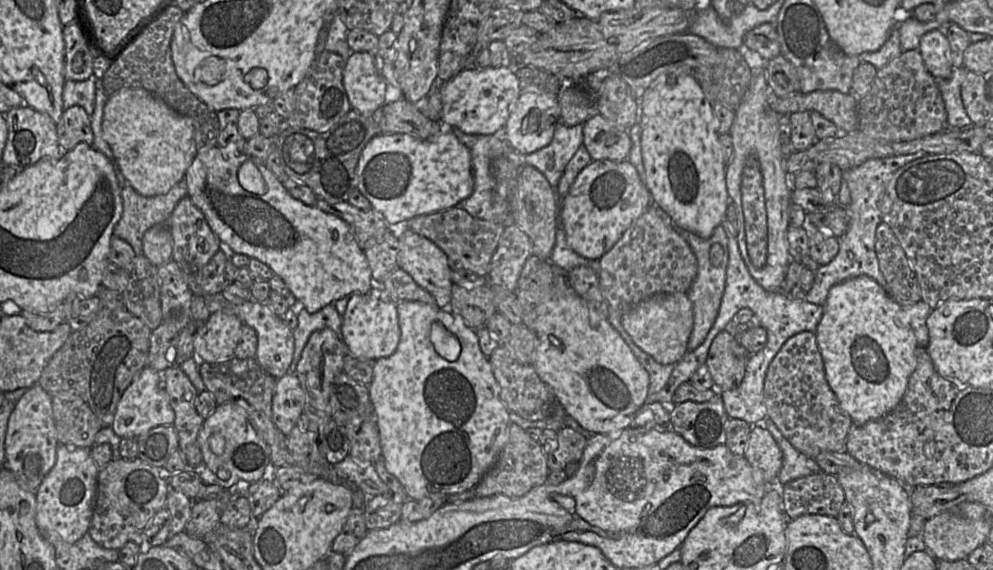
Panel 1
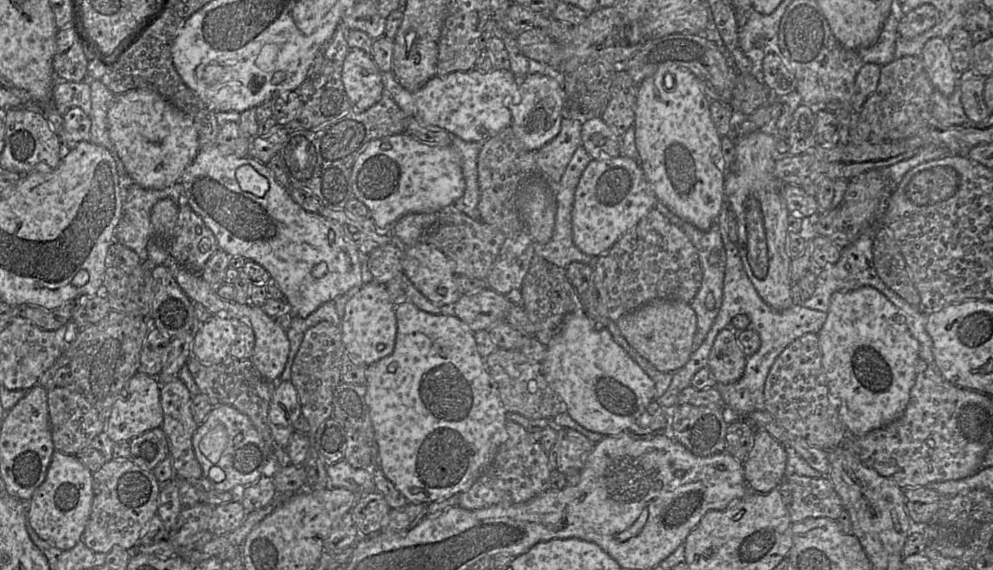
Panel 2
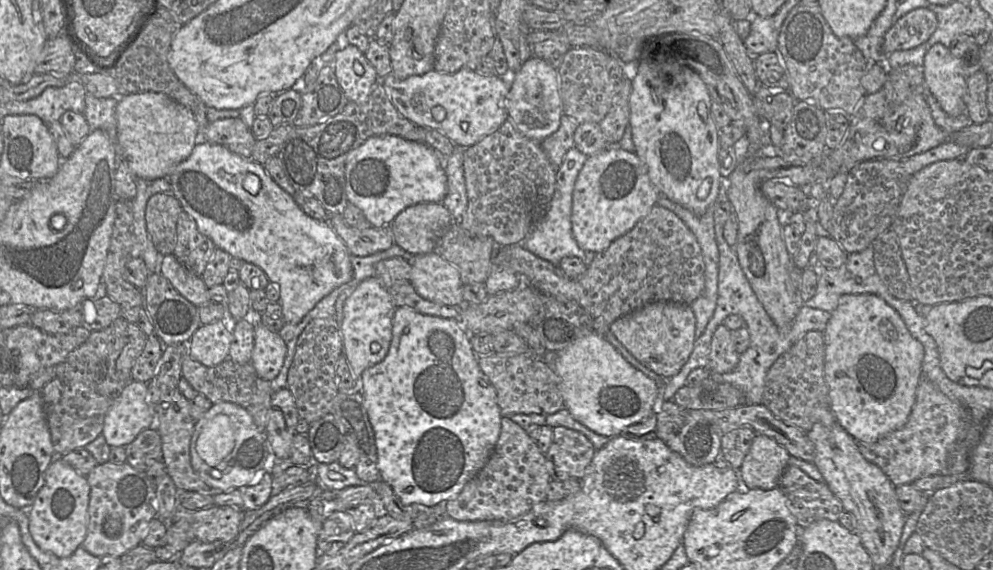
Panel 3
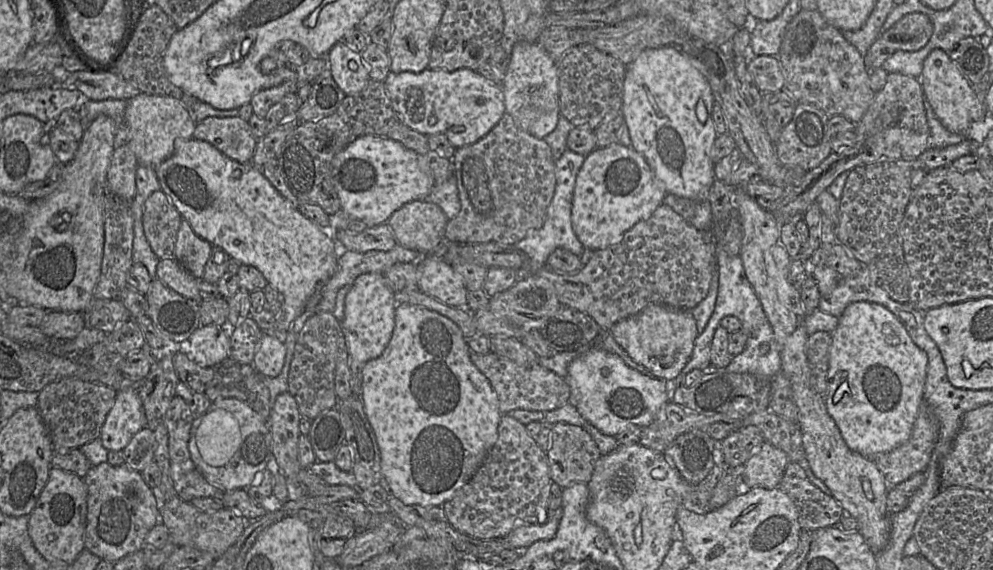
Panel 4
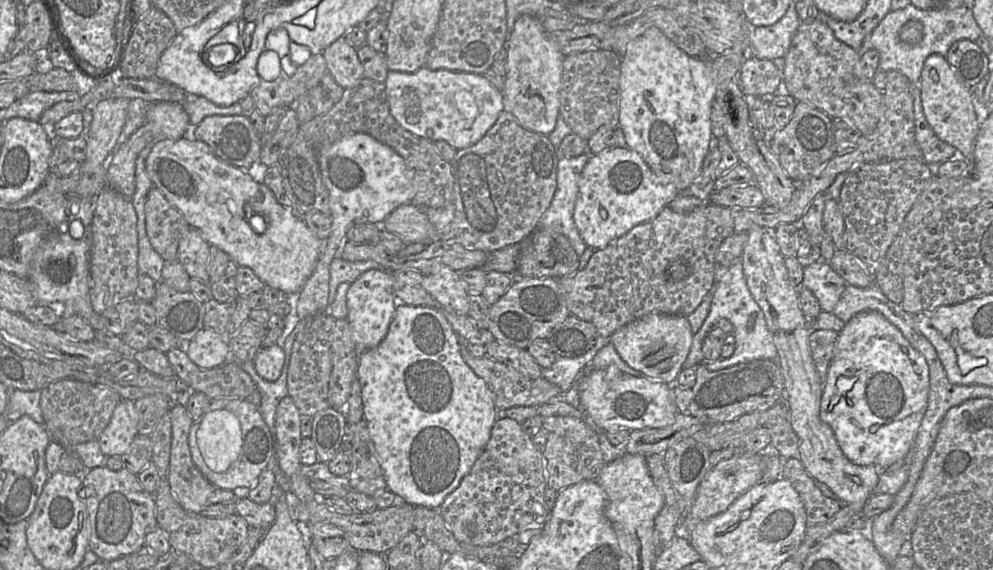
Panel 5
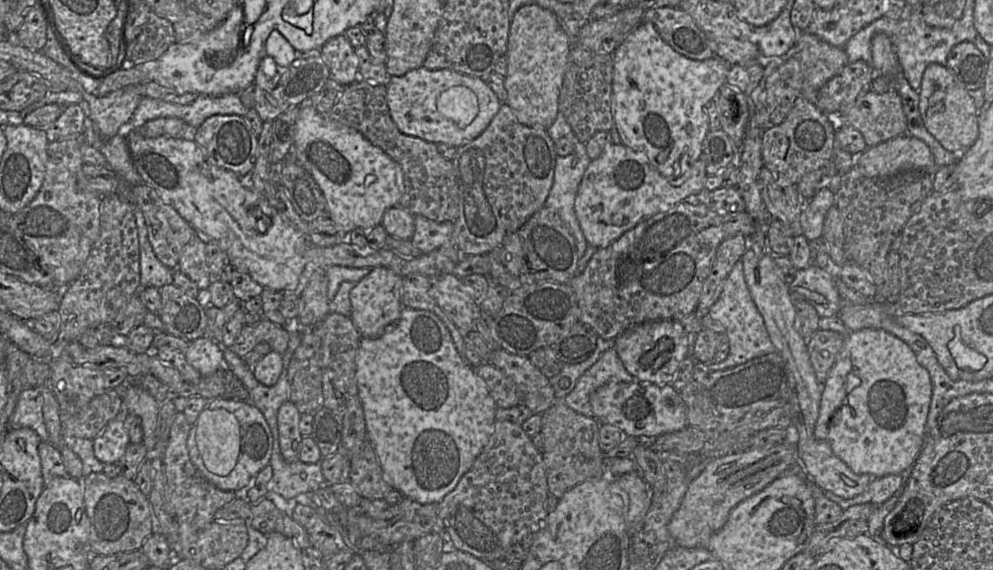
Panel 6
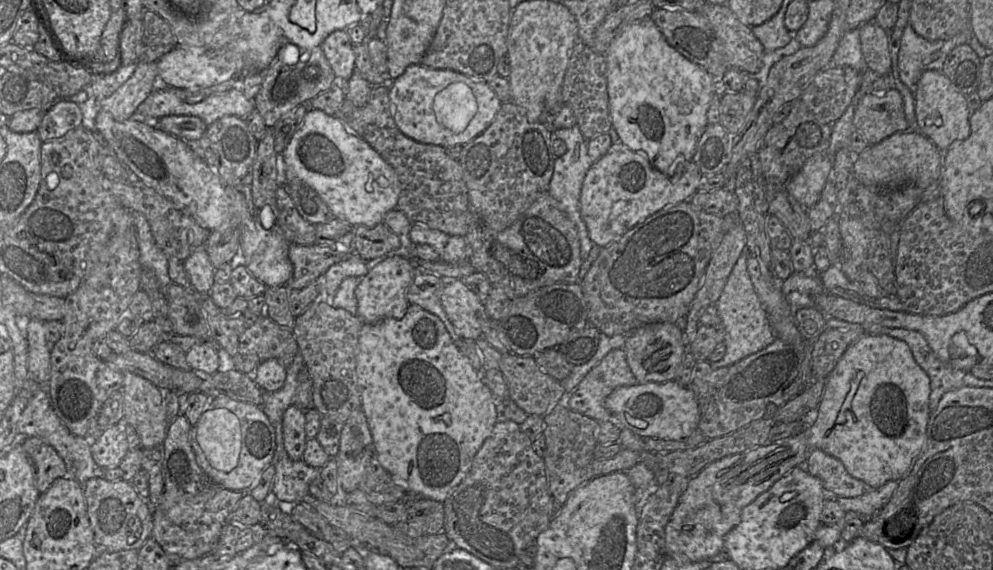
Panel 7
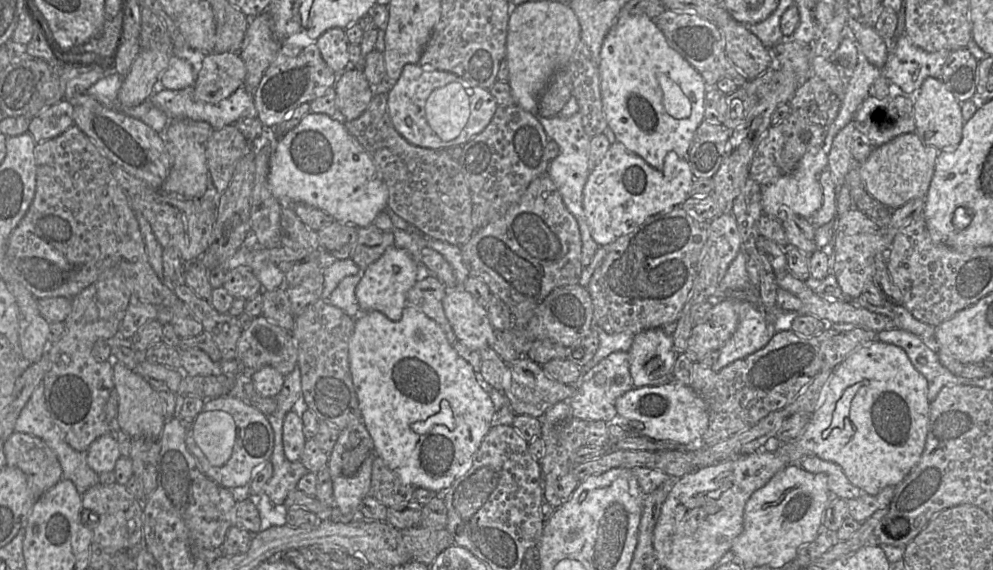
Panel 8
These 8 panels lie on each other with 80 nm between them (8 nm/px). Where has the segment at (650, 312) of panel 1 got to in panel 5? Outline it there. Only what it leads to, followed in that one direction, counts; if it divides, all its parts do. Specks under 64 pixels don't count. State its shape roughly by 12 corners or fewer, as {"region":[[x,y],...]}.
{"region":[[651,313],[610,338],[629,367],[669,384],[694,333],[687,316]]}

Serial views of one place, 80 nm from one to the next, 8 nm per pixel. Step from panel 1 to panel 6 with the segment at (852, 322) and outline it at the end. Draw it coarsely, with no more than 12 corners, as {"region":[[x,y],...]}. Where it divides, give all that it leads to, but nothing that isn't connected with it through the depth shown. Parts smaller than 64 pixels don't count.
{"region":[[882,329],[846,335],[814,435],[855,474],[911,468],[932,385]]}

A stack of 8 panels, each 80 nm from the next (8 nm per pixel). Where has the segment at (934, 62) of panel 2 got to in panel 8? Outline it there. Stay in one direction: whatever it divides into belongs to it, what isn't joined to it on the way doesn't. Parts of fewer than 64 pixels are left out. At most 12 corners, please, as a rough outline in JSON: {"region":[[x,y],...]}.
{"region":[[940,78],[914,99],[915,133],[950,151],[962,139],[961,103]]}

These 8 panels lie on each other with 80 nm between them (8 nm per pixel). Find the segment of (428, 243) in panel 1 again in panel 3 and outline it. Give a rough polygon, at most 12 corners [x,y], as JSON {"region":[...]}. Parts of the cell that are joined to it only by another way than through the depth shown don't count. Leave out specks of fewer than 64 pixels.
{"region":[[436,251],[415,255],[424,299],[466,305],[459,271]]}

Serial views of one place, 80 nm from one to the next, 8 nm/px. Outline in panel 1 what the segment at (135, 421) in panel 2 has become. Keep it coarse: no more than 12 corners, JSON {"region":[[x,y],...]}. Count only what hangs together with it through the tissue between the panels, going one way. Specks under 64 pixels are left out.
{"region":[[146,366],[116,407],[111,428],[137,438],[173,425],[162,372]]}

